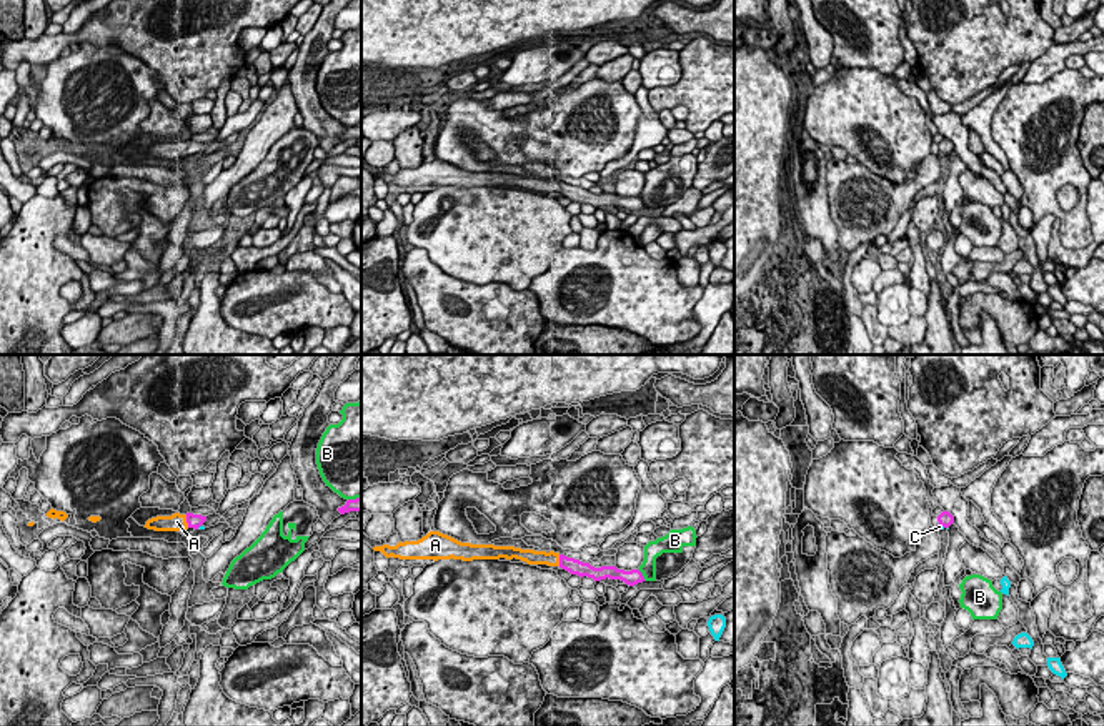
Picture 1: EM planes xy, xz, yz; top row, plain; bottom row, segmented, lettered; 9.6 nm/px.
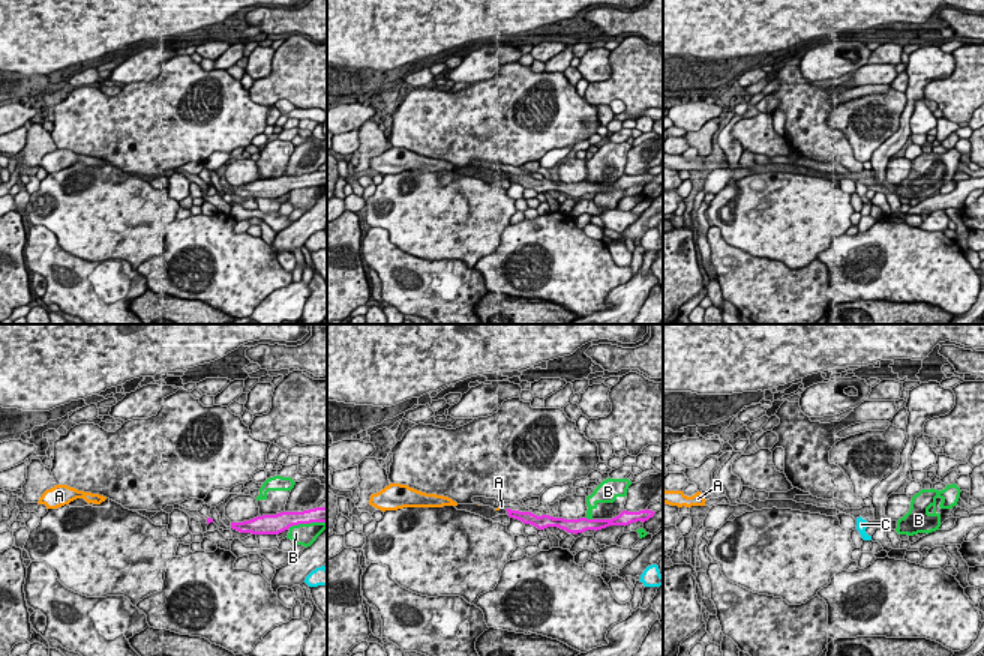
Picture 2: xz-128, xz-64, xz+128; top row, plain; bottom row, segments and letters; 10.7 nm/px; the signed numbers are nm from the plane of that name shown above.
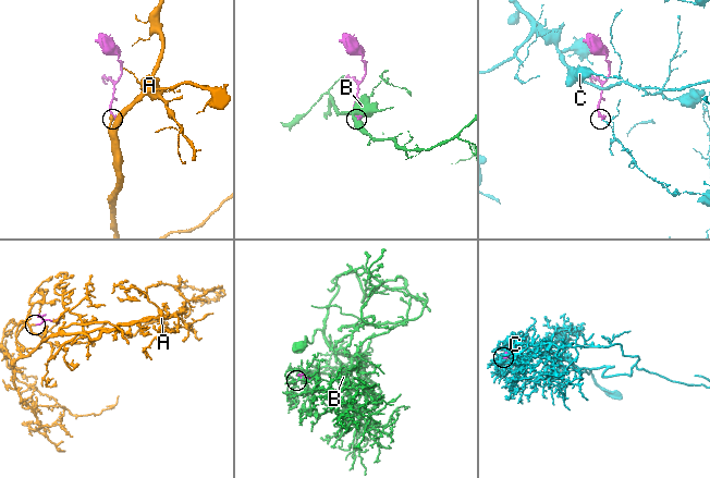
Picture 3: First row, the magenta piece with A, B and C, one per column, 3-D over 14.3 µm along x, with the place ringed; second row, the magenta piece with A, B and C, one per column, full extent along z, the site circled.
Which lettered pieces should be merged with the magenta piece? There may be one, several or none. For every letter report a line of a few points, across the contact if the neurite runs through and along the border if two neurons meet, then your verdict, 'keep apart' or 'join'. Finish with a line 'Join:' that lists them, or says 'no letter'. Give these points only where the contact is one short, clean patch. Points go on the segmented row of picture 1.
A: join
B: keep apart
C: line yz (939, 525), (944, 527); keep apart
Join: A

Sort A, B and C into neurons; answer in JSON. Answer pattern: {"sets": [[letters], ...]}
{"sets": [["A"], ["B"], ["C"]]}

